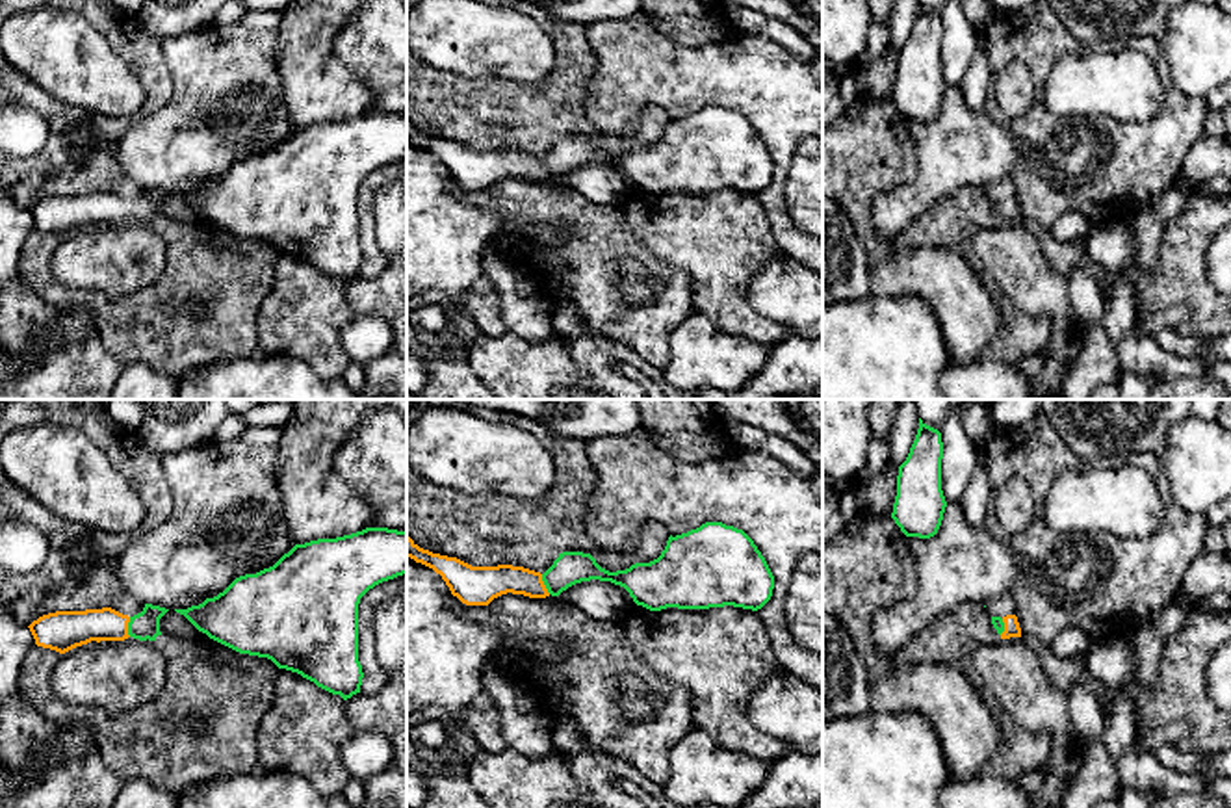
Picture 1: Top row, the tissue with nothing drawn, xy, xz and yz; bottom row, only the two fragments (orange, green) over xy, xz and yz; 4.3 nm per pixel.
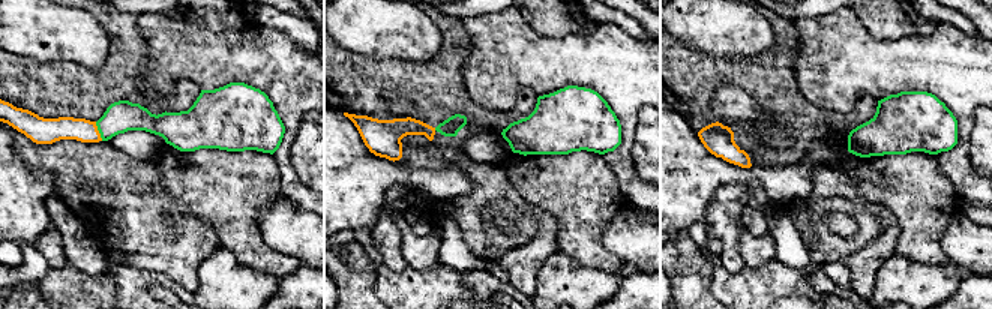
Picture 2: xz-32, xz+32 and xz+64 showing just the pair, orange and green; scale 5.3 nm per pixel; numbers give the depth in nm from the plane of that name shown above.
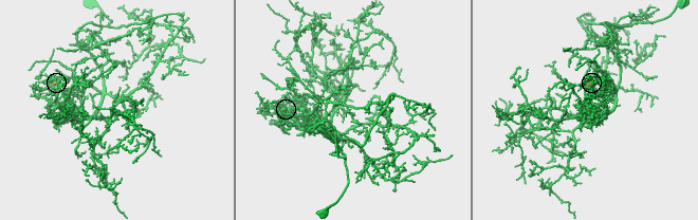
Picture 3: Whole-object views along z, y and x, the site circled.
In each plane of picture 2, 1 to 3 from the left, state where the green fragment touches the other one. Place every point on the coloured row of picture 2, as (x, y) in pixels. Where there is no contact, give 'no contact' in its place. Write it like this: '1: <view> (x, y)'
1: xz-32 (98, 131)
2: no contact
3: no contact

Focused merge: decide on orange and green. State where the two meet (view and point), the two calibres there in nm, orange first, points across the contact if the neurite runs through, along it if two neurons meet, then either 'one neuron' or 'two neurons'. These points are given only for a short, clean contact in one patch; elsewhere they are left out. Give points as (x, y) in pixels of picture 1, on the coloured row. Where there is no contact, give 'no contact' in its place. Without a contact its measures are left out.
meets orange in xy at (127, 626); 160 nm thick on the orange side, 120 nm on the other; runs through xy (69, 628), (127, 626), (145, 625); one neuron

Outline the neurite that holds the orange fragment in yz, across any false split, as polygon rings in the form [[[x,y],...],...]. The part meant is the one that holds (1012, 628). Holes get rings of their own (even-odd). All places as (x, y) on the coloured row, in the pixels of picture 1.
[[[1016,615],[991,617],[991,624],[1001,639],[1021,637],[1021,628]]]

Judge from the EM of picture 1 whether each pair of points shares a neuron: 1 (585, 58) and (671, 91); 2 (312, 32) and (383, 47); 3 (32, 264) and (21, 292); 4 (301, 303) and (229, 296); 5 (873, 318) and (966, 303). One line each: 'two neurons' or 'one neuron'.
1: two neurons
2: two neurons
3: two neurons
4: two neurons
5: two neurons

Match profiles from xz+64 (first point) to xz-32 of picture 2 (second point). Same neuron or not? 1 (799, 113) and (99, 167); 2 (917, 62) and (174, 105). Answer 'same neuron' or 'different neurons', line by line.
1: different neurons
2: different neurons

